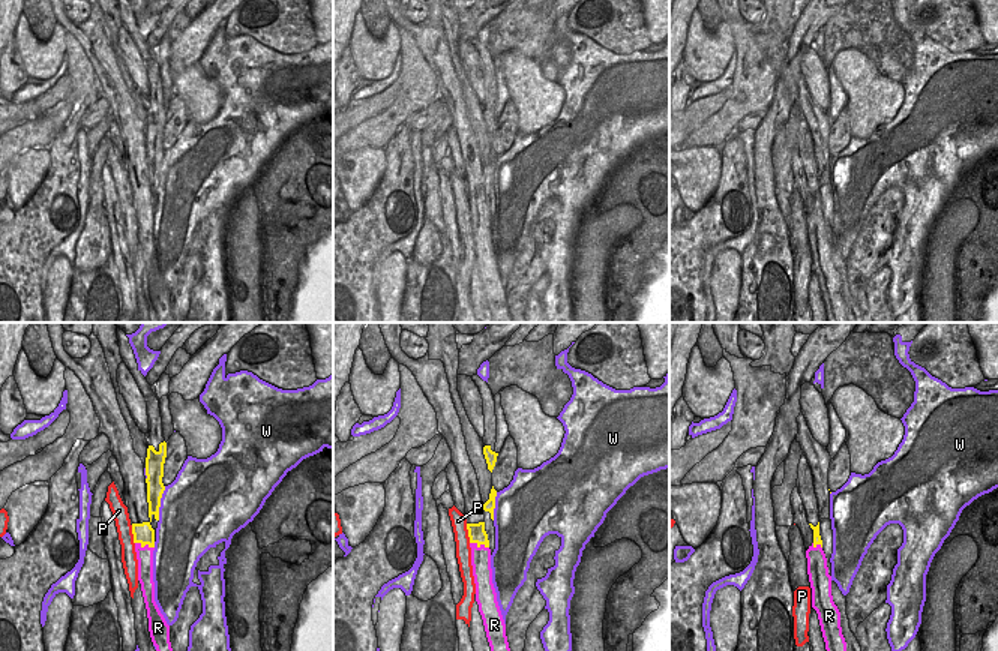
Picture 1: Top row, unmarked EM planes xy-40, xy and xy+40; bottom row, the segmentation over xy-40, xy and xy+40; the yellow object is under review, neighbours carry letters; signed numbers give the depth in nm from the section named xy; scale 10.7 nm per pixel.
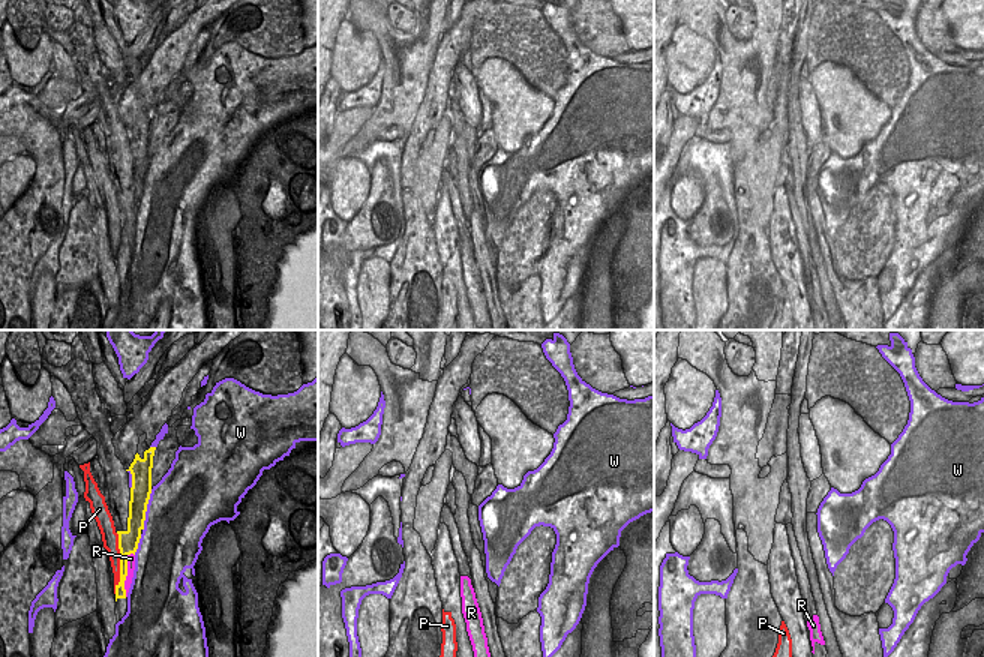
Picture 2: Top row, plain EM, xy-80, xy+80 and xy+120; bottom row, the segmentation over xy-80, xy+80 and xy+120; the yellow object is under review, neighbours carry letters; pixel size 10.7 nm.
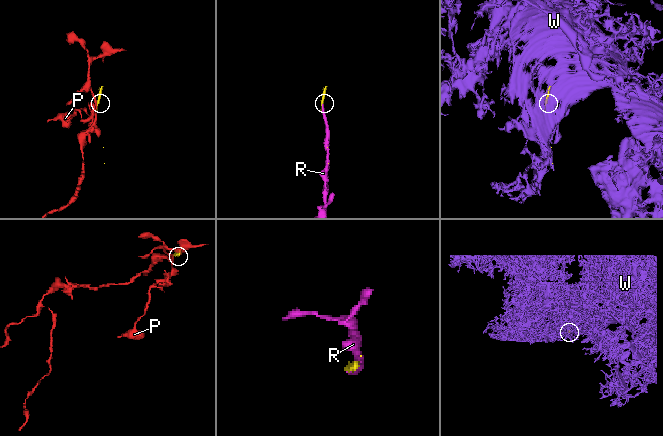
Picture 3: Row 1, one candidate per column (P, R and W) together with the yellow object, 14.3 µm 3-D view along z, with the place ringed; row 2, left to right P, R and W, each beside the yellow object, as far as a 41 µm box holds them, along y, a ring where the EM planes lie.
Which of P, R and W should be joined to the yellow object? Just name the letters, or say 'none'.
none

